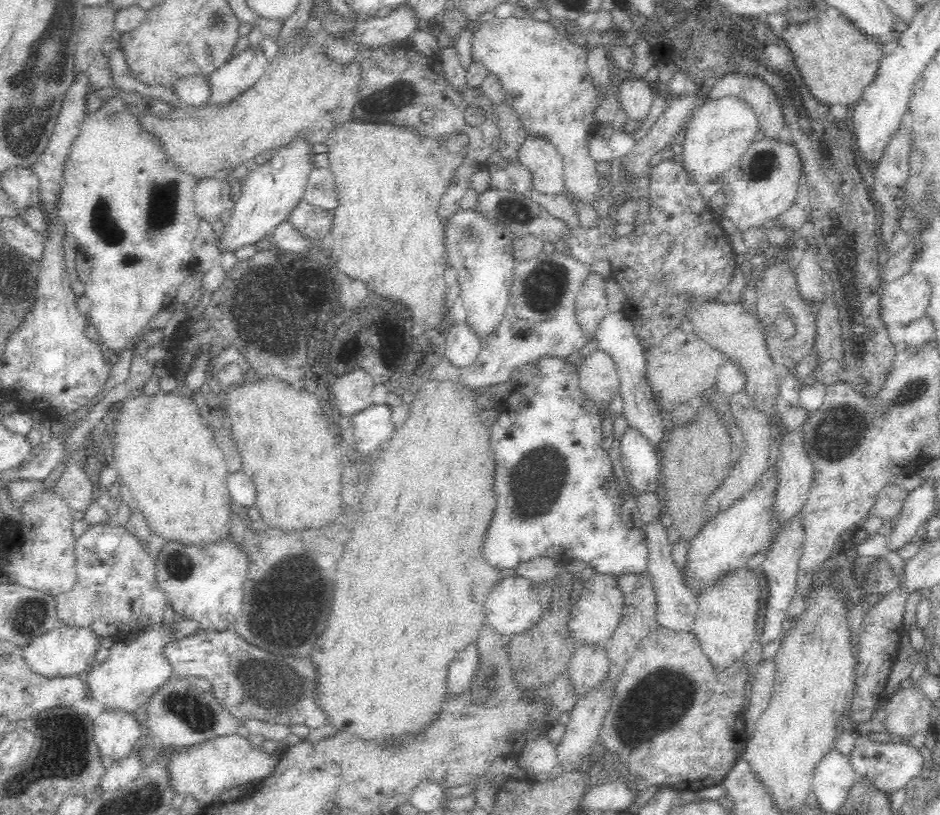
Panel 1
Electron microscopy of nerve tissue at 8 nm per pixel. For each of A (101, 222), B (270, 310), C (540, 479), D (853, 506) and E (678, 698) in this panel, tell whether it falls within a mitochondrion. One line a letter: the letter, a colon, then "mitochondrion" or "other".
A: mitochondrion
B: mitochondrion
C: mitochondrion
D: other
E: mitochondrion

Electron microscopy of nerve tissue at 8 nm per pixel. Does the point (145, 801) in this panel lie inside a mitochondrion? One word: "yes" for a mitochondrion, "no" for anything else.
yes

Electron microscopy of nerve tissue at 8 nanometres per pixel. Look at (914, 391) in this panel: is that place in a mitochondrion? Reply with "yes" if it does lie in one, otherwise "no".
yes

